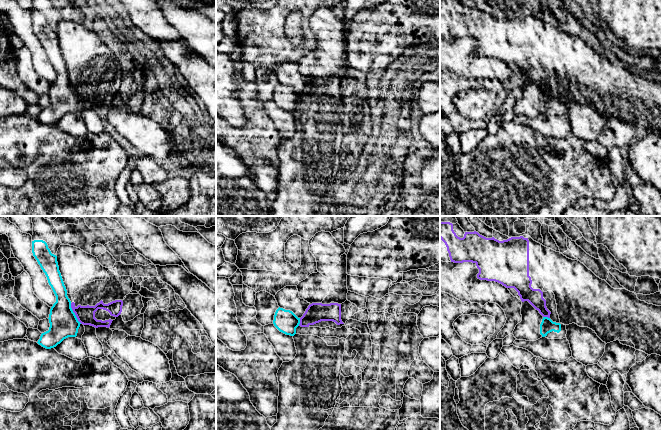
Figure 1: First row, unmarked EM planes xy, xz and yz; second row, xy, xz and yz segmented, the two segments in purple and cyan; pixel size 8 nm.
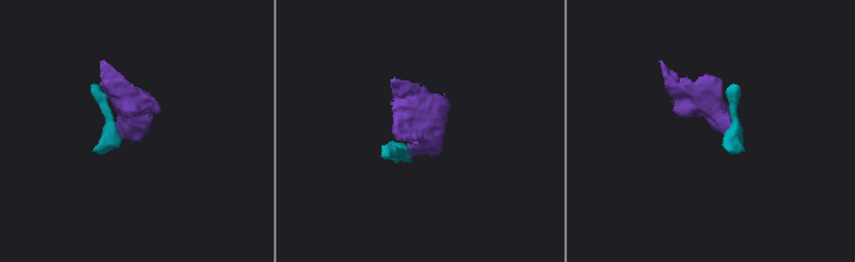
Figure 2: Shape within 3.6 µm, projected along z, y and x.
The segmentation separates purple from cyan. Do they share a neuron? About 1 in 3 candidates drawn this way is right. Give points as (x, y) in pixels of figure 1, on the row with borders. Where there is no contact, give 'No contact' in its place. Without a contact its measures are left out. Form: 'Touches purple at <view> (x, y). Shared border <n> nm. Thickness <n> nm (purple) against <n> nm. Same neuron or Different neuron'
Touches purple at xy (74, 312). Shared border 190 nm. Thickness 140 nm (purple) against 220 nm. Different neuron

